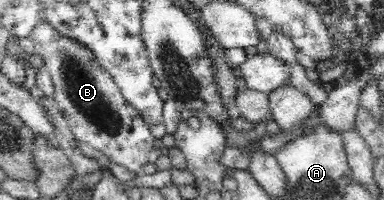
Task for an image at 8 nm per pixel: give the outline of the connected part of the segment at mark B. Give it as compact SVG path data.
M41 20L28 38L33 41L34 52L41 56L51 75L55 88L52 100L63 113L73 136L91 144L127 170L142 174L141 167L148 162L147 156L154 148L151 129L135 108L124 101L116 83L96 64L91 52L61 37L47 20Z

